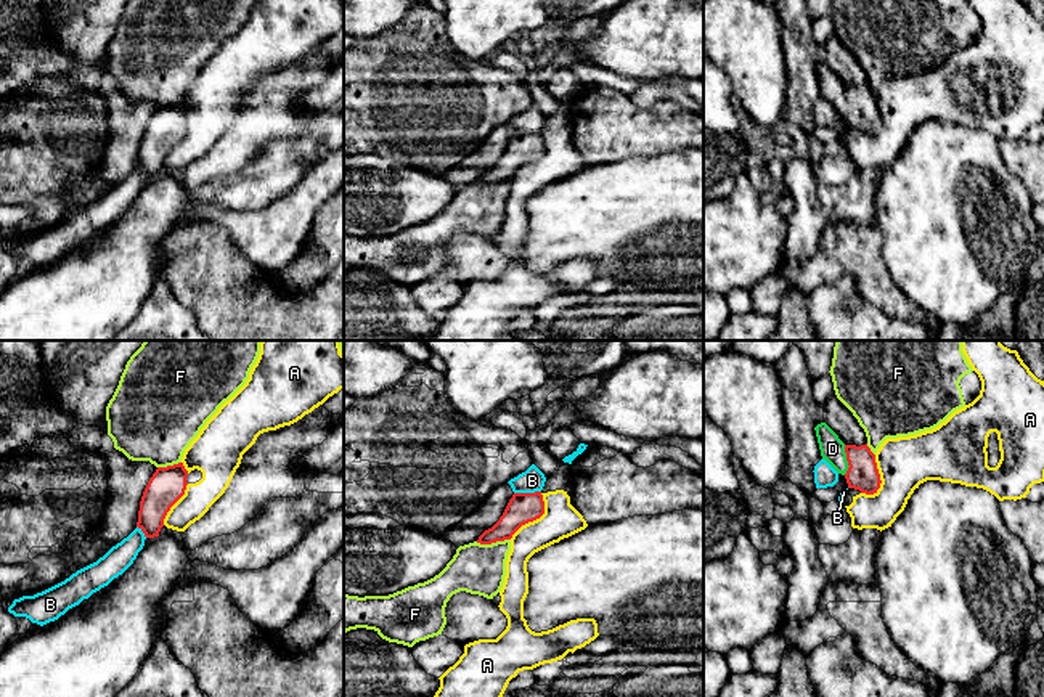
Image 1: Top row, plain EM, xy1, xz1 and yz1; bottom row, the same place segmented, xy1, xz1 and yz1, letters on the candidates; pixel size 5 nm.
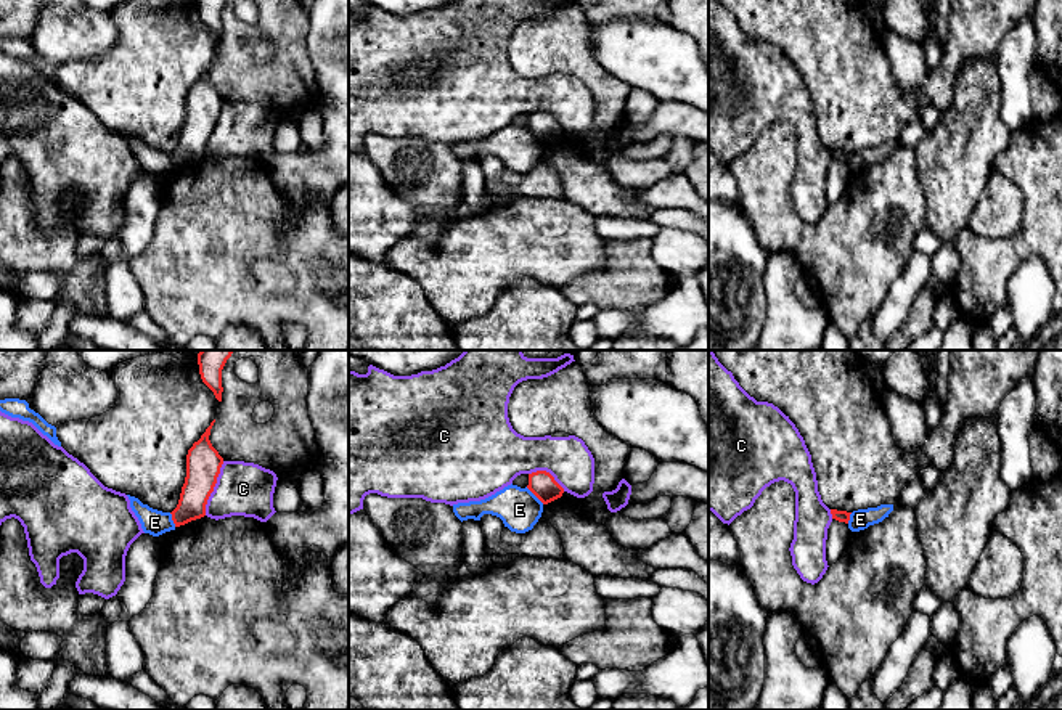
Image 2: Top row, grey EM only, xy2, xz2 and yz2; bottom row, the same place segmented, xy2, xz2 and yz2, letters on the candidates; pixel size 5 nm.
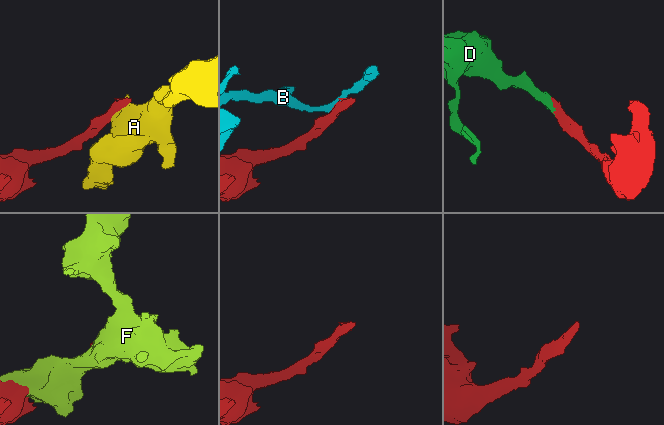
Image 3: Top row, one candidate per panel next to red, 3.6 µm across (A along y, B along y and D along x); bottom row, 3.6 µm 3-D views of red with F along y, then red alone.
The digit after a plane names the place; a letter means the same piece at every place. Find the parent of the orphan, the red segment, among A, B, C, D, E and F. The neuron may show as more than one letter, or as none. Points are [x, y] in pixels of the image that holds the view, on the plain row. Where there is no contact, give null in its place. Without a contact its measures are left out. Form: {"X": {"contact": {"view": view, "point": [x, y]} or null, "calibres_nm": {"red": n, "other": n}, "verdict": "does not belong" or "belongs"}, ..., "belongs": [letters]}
{"A": {"contact": {"view": "xz1", "point": [535, 159]}, "calibres_nm": {"red": 160, "other": 180}, "verdict": "does not belong"}, "B": {"contact": {"view": "xz1", "point": [527, 134]}, "calibres_nm": {"red": 160, "other": 120}, "verdict": "does not belong"}, "C": {"contact": {"view": "xy2", "point": [212, 129]}, "calibres_nm": {"red": 180, "other": 280}, "verdict": "does not belong"}, "D": {"contact": {"view": "yz1", "point": [847, 100]}, "calibres_nm": {"red": 160, "other": 120}, "verdict": "belongs"}, "E": {"contact": {"view": "xz2", "point": [535, 135]}, "calibres_nm": {"red": 140, "other": 200}, "verdict": "does not belong"}, "F": {"contact": {"view": "xz1", "point": [492, 182]}, "calibres_nm": {"red": 160, "other": 260}, "verdict": "does not belong"}, "belongs": ["D"]}

